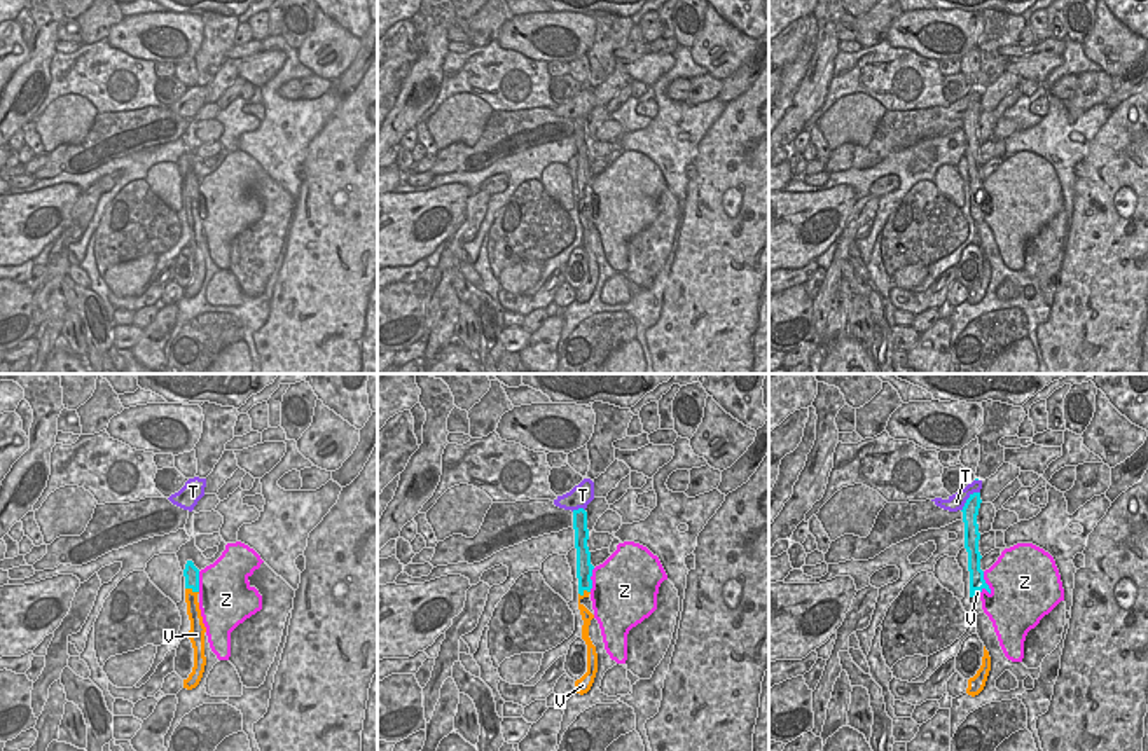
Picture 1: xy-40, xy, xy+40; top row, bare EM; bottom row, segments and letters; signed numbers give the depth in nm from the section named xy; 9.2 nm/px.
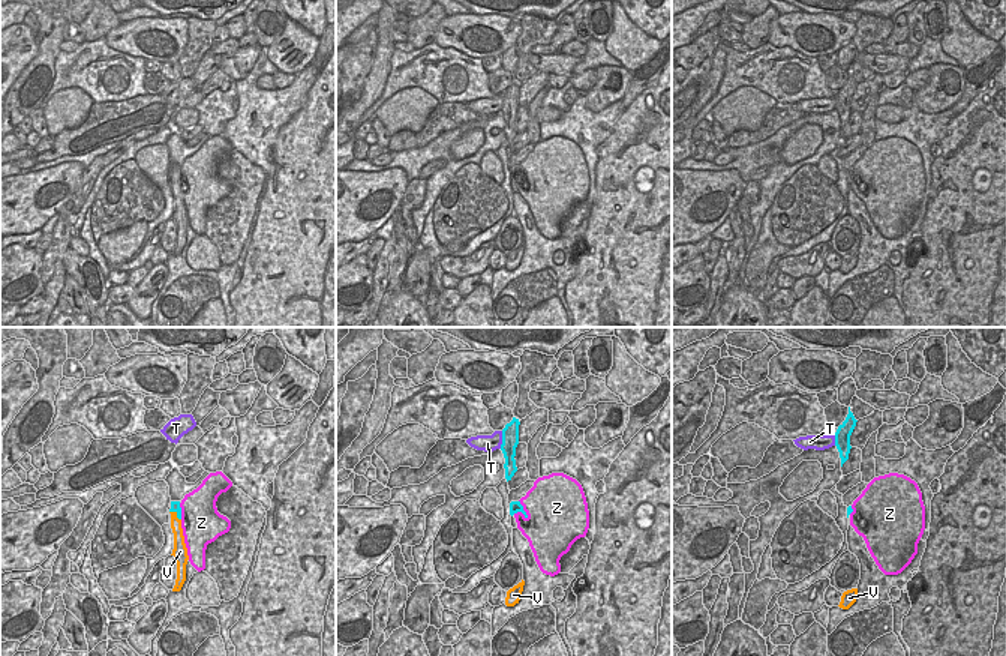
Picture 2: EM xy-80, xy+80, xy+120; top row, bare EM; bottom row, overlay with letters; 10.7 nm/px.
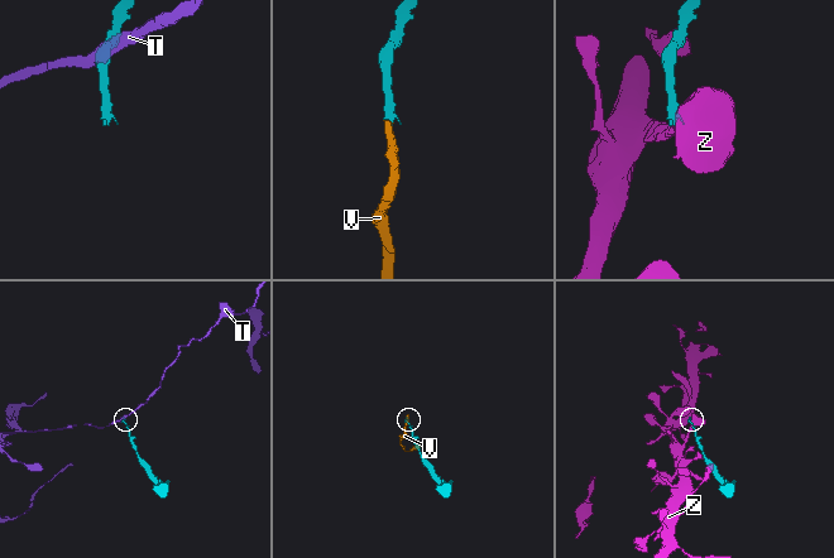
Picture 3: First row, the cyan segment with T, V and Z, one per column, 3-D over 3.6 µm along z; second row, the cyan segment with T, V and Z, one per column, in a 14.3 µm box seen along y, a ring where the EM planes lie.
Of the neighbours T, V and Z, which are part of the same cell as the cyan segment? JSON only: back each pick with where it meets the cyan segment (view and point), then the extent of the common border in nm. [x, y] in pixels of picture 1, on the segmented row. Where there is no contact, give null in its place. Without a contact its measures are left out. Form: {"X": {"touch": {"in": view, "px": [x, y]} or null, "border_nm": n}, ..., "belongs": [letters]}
{"V": {"touch": {"in": "xy-40", "px": [193, 589]}, "border_nm": 140}, "belongs": ["V"]}

